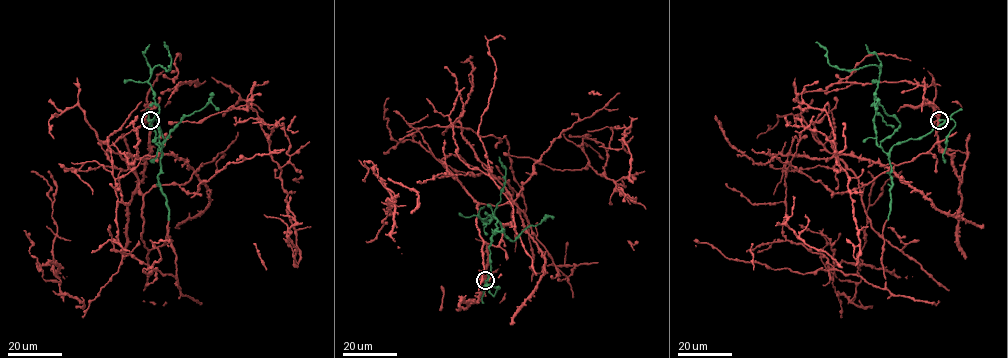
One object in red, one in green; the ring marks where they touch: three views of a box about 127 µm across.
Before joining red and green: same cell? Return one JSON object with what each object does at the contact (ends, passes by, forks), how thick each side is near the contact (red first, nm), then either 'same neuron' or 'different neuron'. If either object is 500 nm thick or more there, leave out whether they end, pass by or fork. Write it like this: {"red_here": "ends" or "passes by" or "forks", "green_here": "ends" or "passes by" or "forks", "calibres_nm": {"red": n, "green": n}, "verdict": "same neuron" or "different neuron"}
{"red_here": "passes by", "green_here": "ends", "calibres_nm": {"red": 400, "green": 480}, "verdict": "same neuron"}

